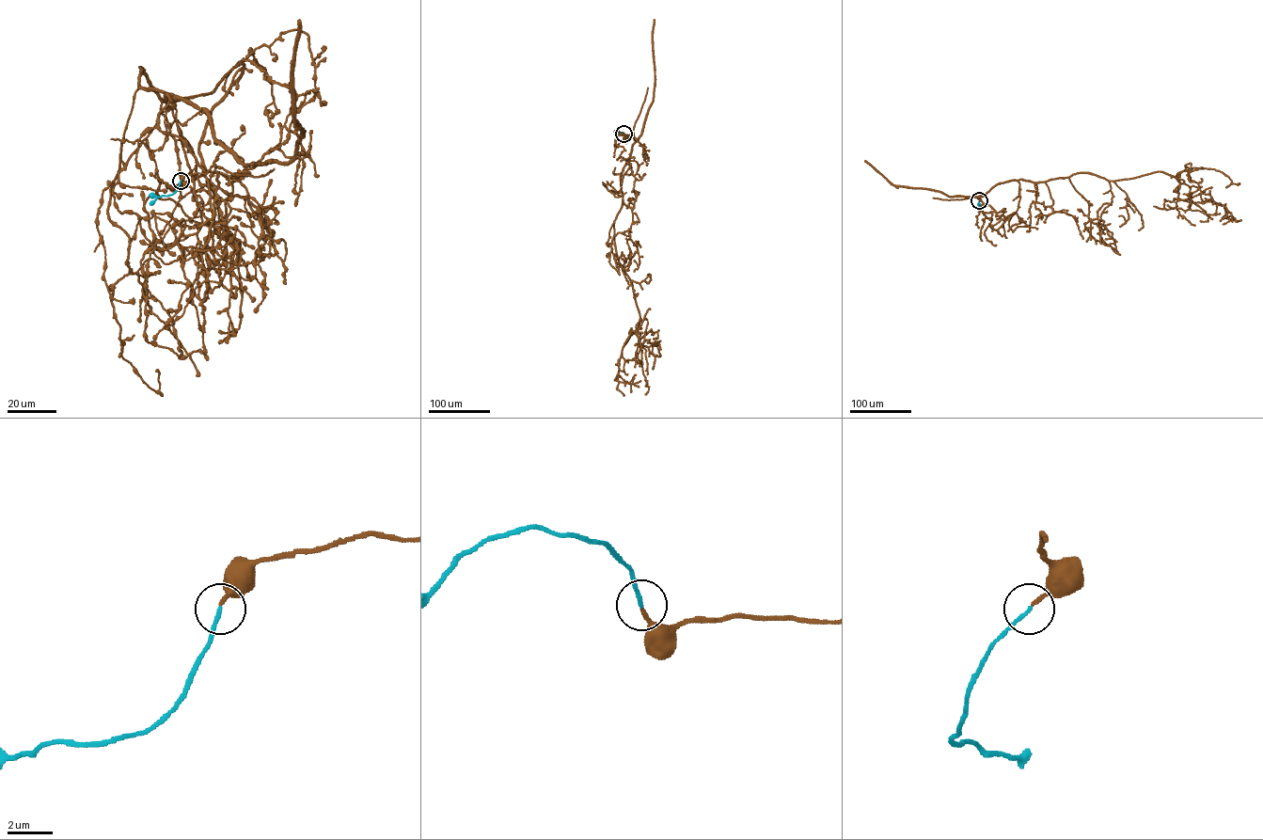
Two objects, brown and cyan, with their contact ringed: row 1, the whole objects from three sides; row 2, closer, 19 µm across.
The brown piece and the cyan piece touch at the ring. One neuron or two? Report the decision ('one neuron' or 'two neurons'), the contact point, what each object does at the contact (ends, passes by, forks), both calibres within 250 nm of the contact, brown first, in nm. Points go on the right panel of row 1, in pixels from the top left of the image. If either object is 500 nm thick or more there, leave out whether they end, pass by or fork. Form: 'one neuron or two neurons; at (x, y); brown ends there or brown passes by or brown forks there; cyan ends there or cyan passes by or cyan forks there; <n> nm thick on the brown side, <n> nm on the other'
one neuron; at (979, 200); brown ends there; cyan ends there; 160 nm thick on the brown side, 140 nm on the other

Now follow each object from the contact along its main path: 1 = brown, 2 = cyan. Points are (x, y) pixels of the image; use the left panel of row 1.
1: (181, 181), (226, 150), (140, 69), (175, 101), (242, 64), (201, 174), (145, 201), (157, 240), (220, 274)
2: (181, 181), (172, 195), (157, 197), (150, 204)

